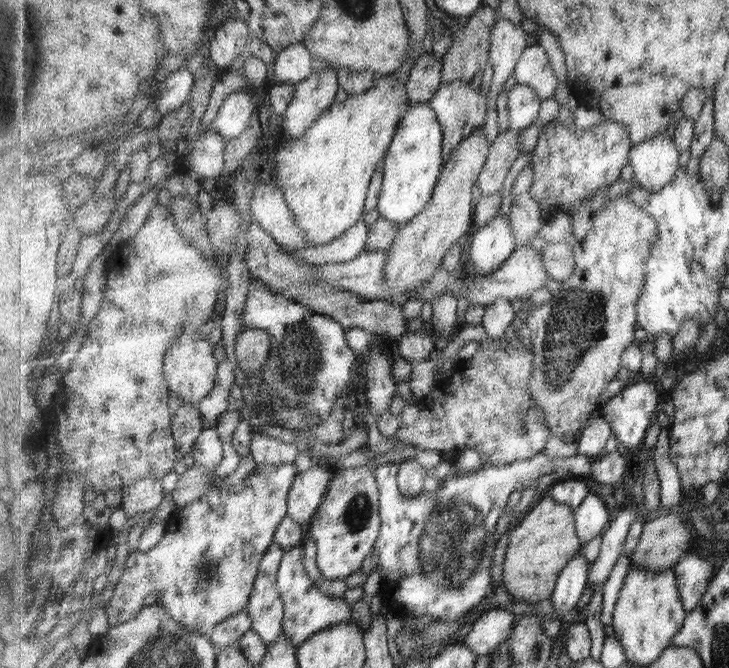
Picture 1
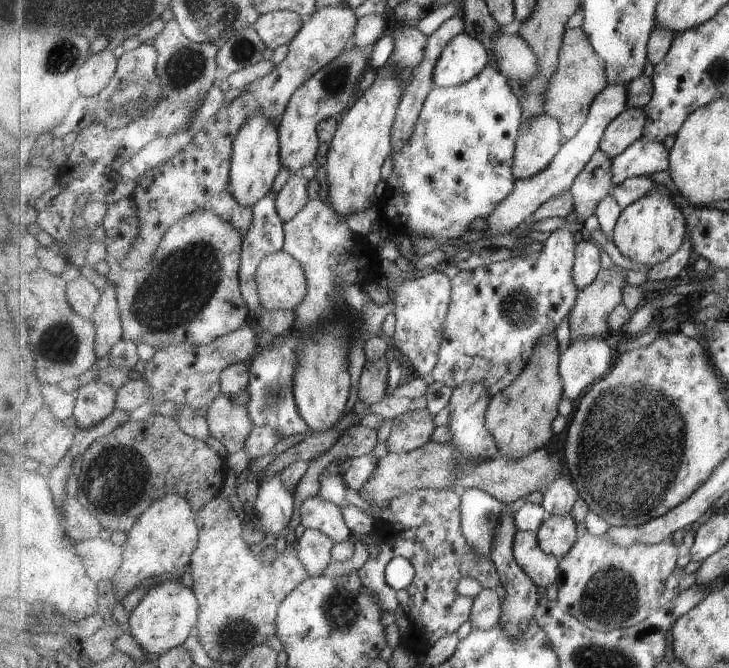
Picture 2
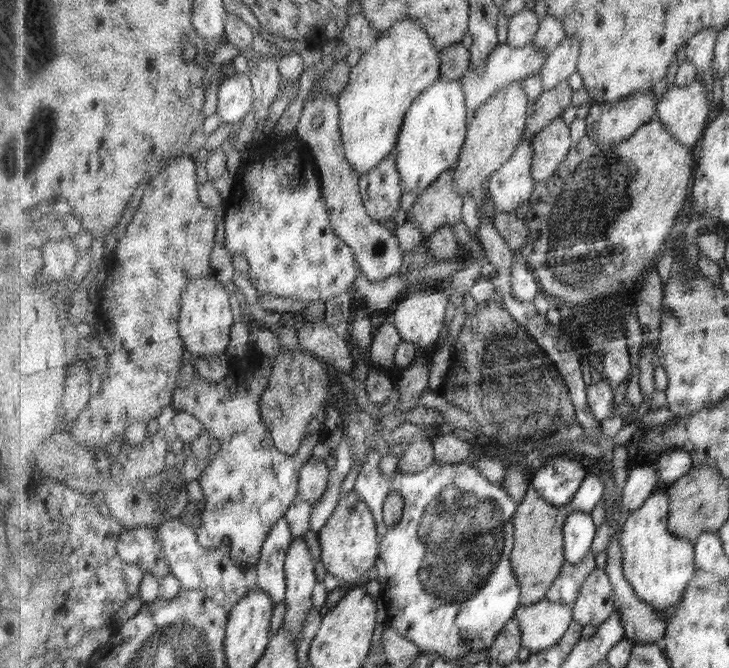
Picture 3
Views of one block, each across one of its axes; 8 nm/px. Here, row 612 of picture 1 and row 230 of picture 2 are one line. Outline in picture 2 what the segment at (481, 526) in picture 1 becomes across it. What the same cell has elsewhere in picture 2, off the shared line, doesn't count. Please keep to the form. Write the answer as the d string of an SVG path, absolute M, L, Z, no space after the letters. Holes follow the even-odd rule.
M489 63L473 80L456 87L435 87L424 102L420 112L419 122L417 122L414 135L409 139L408 144L400 151L393 154L393 169L389 178L385 182L385 191L380 202L380 211L383 222L394 228L400 234L409 236L417 234L420 237L434 237L442 246L447 240L461 238L473 220L488 217L496 208L516 189L516 178L513 174L514 157L516 150L516 140L520 133L522 122L524 121L524 110L522 100L517 98L509 86L507 77L492 63Z

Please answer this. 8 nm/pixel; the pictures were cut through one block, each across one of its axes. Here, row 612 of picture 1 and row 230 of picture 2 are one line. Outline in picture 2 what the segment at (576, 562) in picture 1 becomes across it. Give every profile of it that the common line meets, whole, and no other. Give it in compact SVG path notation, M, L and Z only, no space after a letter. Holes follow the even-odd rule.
M557 229L549 234L542 249L519 254L507 261L485 267L462 270L451 279L452 301L449 305L443 344L432 376L435 381L456 389L460 386L483 383L494 397L511 386L524 372L541 337L553 333L559 324L572 314L580 290L573 274L576 265L576 246L573 233Z

